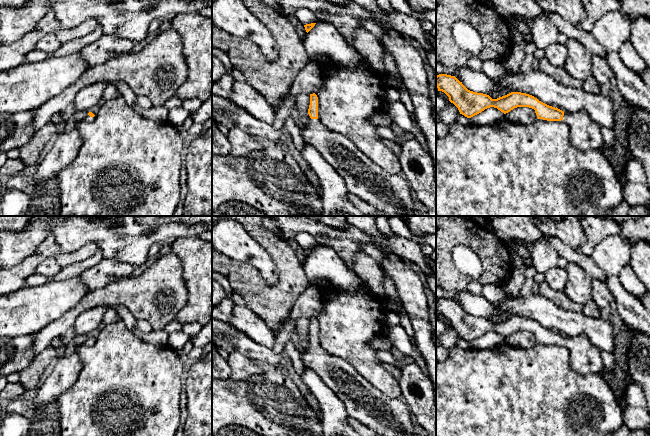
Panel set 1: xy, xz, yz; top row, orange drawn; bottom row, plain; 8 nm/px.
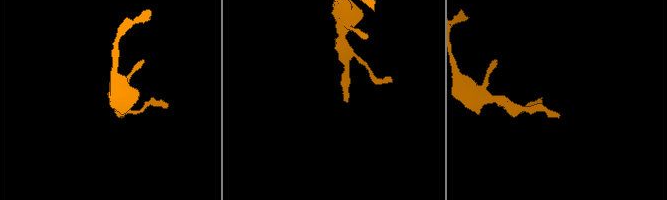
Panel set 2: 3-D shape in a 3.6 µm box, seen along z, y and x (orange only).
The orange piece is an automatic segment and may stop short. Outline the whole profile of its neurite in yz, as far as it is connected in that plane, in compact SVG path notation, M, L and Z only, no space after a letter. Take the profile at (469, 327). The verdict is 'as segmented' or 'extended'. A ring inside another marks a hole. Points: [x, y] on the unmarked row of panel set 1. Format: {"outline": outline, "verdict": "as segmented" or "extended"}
{"outline": "M439 298L436 300L438 315L444 316L449 325L459 334L460 338L471 342L487 332L494 331L504 338L517 331L529 331L535 334L538 343L547 345L563 344L569 350L571 368L582 375L603 371L604 365L601 350L589 338L580 334L567 337L549 330L532 319L511 316L497 323L489 319L468 314L455 300Z", "verdict": "extended"}

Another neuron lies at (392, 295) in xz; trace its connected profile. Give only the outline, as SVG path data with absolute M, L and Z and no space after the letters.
M385 274L384 280L383 280L383 288L386 294L386 300L389 300L393 304L393 308L395 312L400 317L400 325L404 328L406 333L408 334L412 345L416 348L416 350L419 352L415 338L414 338L414 331L412 328L412 324L410 322L409 316L400 300L399 294L397 292L397 289L392 281L392 279Z

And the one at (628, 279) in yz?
M629 264L622 269L621 274L618 278L622 286L627 291L629 291L634 297L638 298L639 300L642 299L642 296L645 293L646 289L641 281L637 278Z

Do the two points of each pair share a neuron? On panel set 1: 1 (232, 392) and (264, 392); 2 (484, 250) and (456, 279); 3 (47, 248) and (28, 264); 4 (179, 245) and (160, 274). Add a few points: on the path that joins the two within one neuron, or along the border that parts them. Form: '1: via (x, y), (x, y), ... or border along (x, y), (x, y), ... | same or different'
1: via (240, 392), (256, 392) | same
2: via (467, 240), (456, 240), (447, 249), (447, 262) | same
3: via (43, 253), (33, 261) | same
4: border along (171, 252), (177, 257), (183, 275) | different

